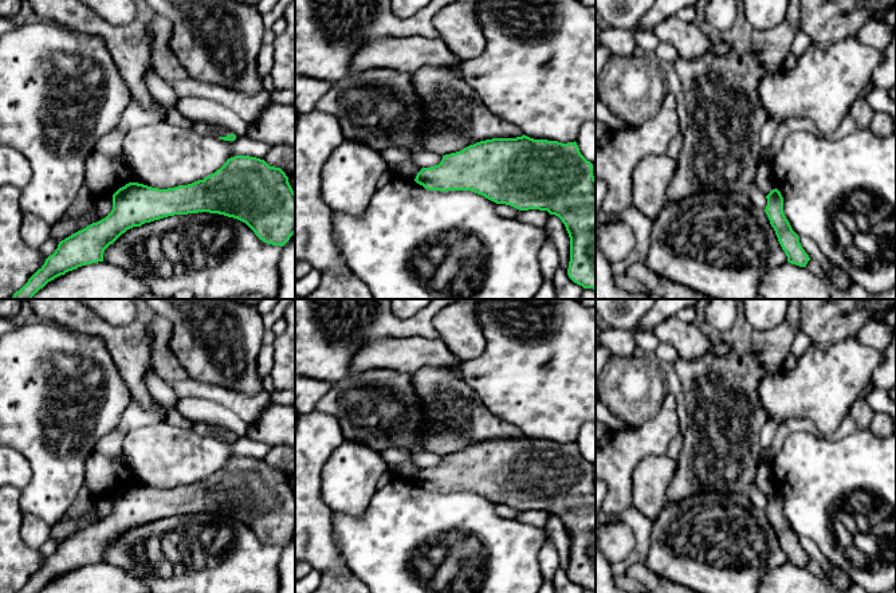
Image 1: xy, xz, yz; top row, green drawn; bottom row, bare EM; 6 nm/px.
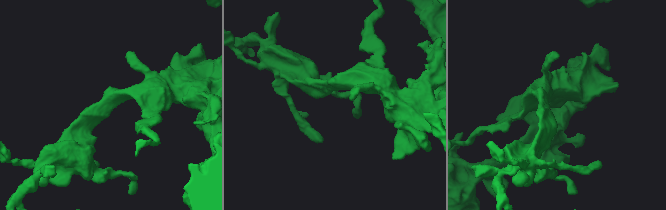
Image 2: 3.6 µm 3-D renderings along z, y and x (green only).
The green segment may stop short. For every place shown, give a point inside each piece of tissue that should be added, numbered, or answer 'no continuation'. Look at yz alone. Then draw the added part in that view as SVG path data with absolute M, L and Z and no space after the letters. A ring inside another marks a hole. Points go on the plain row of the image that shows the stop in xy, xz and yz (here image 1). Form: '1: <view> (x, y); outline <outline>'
no continuation

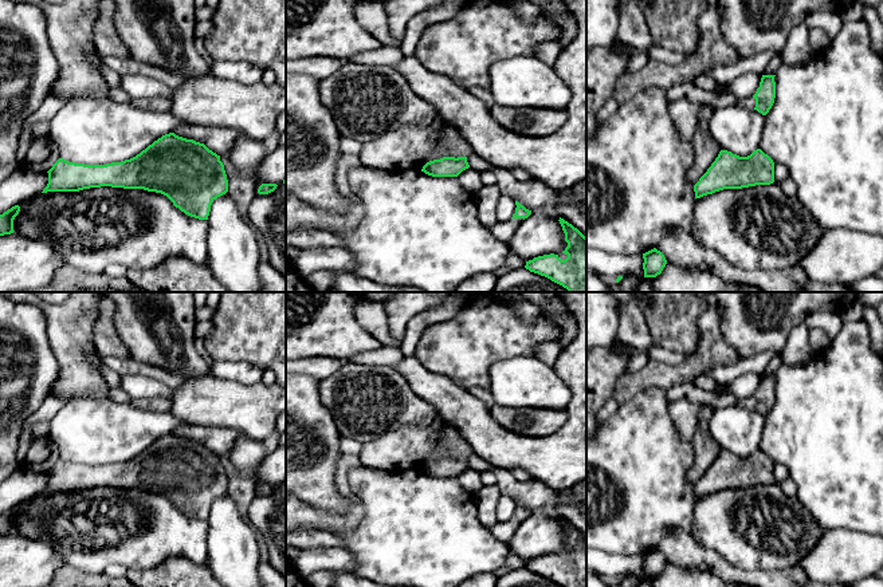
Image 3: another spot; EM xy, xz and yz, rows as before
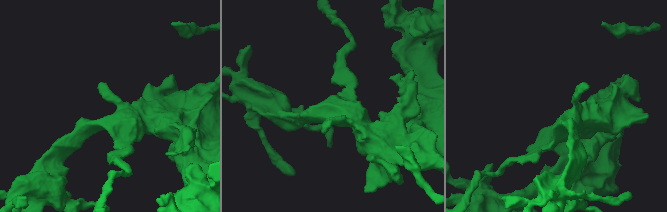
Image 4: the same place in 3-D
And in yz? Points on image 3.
1: yz (749, 402); outline M753 397L741 398L741 399L738 399L737 405L746 407L746 409L754 409L756 407L756 399Z

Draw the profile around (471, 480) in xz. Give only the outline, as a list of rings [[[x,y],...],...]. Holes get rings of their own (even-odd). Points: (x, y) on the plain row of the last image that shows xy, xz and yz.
[[[468,468],[458,476],[459,484],[470,493],[475,495],[482,486],[482,476],[478,470]]]

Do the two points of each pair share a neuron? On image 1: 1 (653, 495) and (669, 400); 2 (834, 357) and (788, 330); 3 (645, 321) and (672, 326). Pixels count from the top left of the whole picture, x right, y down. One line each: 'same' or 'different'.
1: different
2: different
3: different

